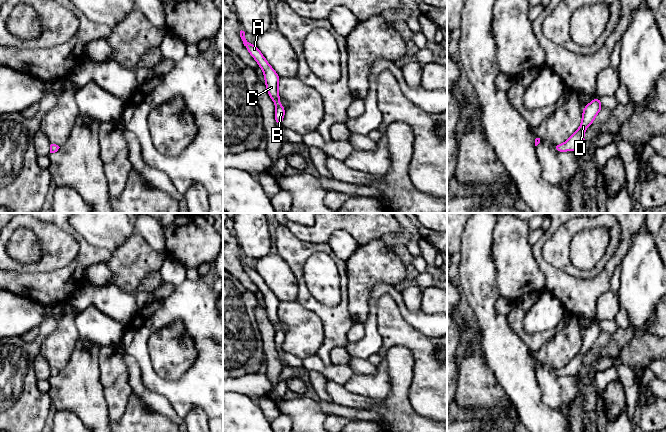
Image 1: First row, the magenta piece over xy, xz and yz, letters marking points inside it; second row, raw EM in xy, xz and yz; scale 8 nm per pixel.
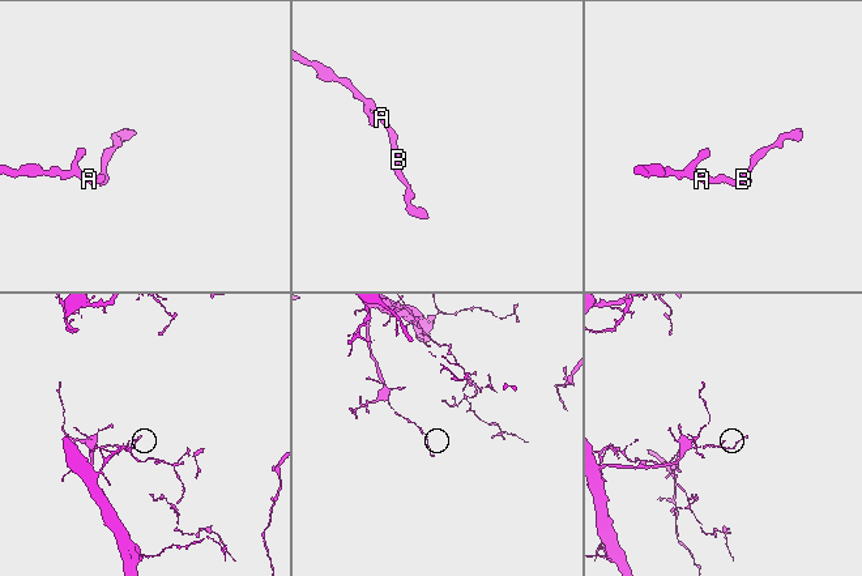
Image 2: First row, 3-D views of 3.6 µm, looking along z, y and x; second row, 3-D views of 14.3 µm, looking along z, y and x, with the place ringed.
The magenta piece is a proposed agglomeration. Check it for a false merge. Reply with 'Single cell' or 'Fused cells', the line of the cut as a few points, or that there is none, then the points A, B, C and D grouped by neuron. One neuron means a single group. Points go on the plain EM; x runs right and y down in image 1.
Single cell. No split. Groups: A B C D

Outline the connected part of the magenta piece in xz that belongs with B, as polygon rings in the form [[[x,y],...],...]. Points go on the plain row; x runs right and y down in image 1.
[[[242,254],[240,255],[240,261],[243,265],[245,272],[249,275],[251,280],[256,284],[256,286],[258,287],[258,290],[264,295],[264,303],[265,303],[268,319],[275,327],[274,341],[276,345],[276,350],[280,351],[282,350],[282,344],[285,340],[285,332],[279,326],[280,319],[278,316],[278,307],[279,307],[280,301],[275,296],[275,294],[270,290],[267,284],[264,282],[263,278],[257,272],[257,270],[252,269],[246,264],[245,256]]]

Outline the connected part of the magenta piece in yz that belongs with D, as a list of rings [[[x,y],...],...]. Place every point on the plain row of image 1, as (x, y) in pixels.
[[[600,321],[594,322],[587,330],[583,331],[582,346],[576,356],[563,368],[553,368],[553,372],[557,376],[565,375],[584,375],[586,373],[584,367],[584,356],[594,346],[596,339],[603,332]]]

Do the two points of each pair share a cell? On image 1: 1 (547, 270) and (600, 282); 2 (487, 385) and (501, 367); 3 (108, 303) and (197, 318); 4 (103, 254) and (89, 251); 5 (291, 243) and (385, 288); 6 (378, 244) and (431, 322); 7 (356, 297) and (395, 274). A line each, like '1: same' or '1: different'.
1: same
2: different
3: different
4: same
5: different
6: different
7: same

